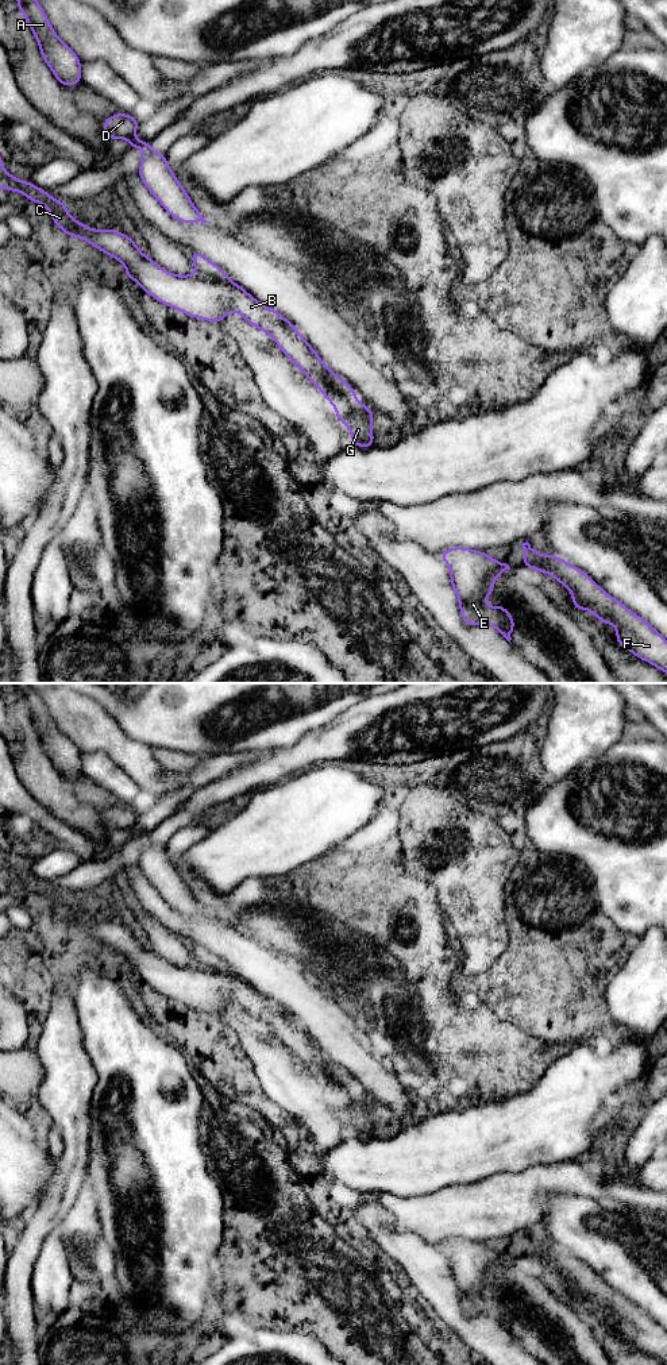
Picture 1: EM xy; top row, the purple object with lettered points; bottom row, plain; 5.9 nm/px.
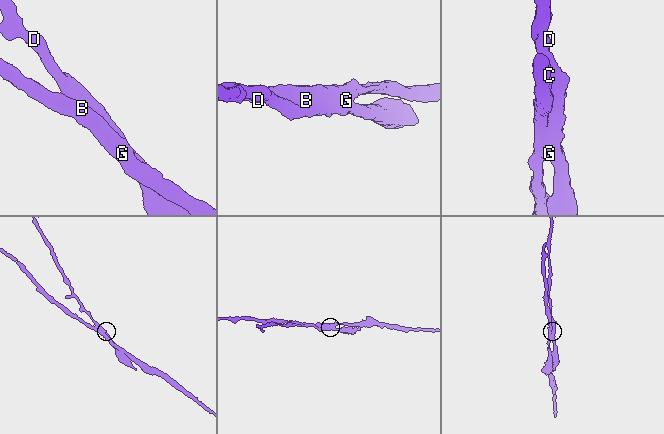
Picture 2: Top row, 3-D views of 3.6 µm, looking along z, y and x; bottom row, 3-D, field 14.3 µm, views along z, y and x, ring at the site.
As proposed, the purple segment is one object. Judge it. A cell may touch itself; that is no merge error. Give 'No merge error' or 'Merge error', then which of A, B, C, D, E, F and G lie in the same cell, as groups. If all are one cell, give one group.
Merge error. Groups: A D E G / B C F

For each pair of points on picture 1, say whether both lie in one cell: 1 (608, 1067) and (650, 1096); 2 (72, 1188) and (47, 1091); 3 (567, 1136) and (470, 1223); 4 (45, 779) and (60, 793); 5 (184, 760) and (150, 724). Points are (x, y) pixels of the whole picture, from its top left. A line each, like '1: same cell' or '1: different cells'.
1: different cells
2: same cell
3: different cells
4: same cell
5: different cells

